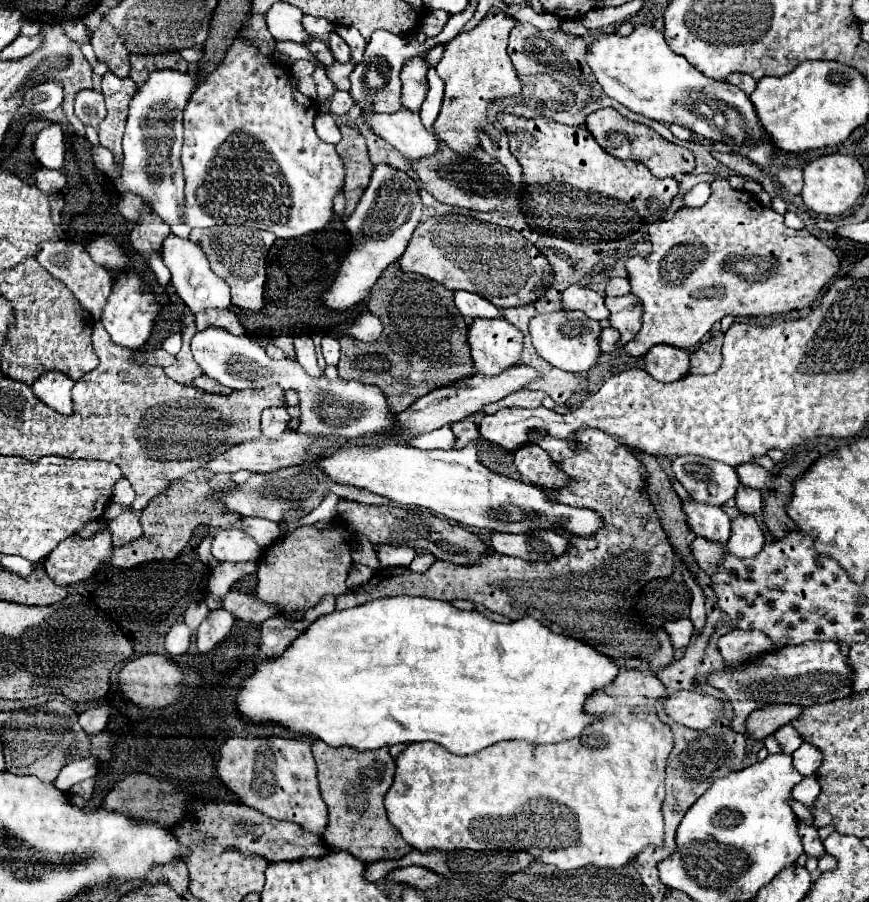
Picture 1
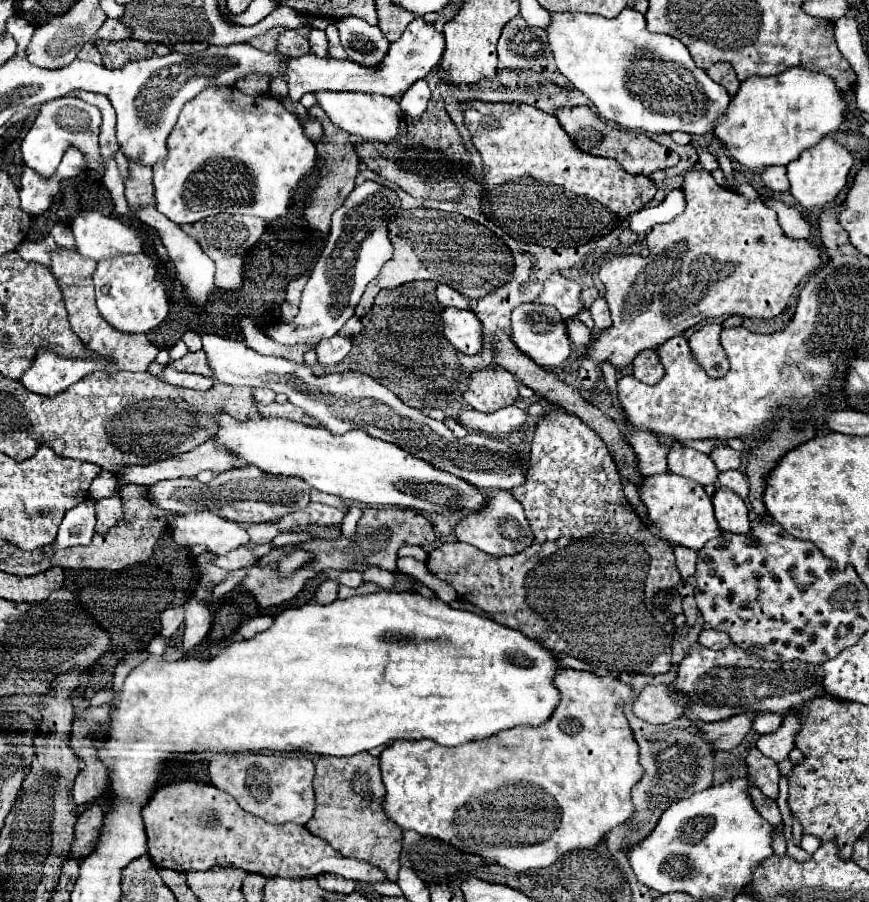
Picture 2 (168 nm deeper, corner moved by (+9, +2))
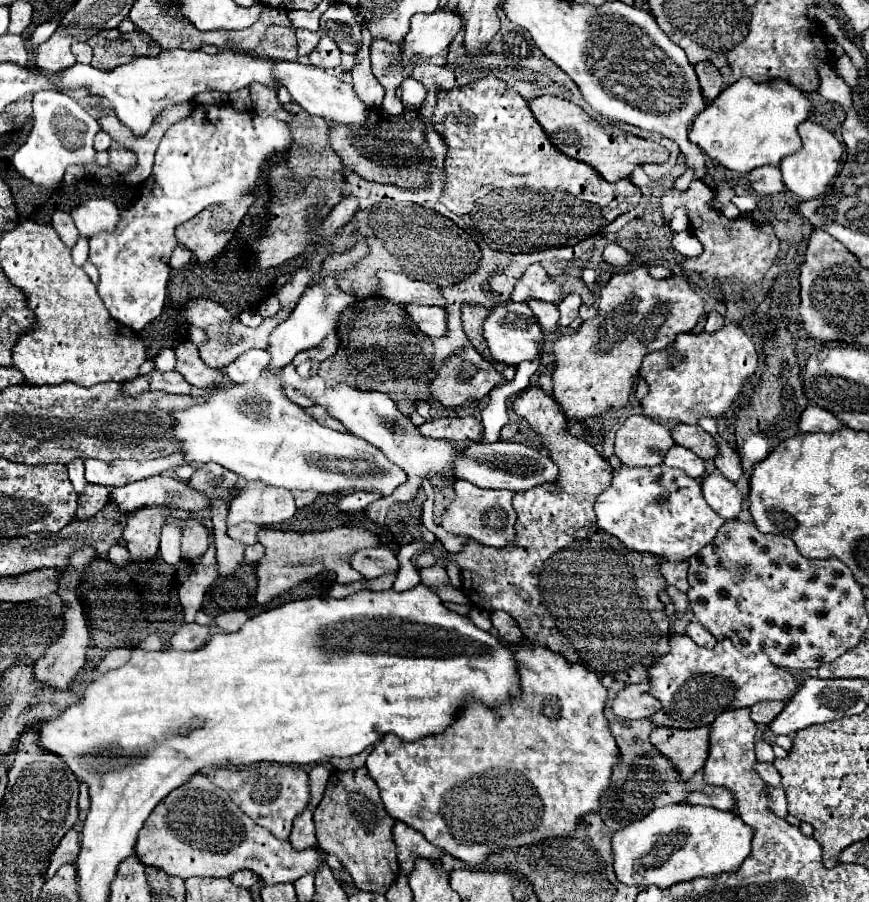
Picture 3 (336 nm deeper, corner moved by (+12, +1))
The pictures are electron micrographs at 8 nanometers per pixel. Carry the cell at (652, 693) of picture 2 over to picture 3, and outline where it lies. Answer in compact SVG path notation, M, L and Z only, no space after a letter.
M648 683L626 685L626 689L620 691L612 701L612 709L622 719L648 719L662 709L662 703L648 691L650 691Z

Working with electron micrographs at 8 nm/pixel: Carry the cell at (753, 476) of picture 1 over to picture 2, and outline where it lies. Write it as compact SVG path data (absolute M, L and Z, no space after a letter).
M717 446L717 448L713 448L713 452L709 456L715 462L719 472L733 470L733 468L741 466L741 454L729 446Z

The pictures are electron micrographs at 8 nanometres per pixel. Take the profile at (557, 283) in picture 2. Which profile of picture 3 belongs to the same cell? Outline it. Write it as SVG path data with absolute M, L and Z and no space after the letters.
M534 263L526 269L518 285L514 287L512 301L530 301L540 299L548 303L560 303L564 299L562 285L556 283L540 263Z

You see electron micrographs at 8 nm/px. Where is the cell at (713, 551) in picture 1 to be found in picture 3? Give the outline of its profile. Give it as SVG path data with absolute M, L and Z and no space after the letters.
M664 561L662 575L670 585L678 585L688 577L688 563L686 561Z

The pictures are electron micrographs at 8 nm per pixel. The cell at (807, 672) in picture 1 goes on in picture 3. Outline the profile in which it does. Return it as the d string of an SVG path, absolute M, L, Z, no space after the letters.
M674 635L670 639L670 653L662 655L660 659L654 661L650 667L650 693L662 703L662 711L652 715L650 719L656 725L666 725L666 727L678 727L678 729L692 729L692 727L702 727L702 725L712 725L714 719L730 709L746 709L752 707L760 701L792 701L792 697L798 691L798 681L782 667L776 667L766 659L766 655L750 655L744 657L740 651L734 649L732 641L718 641L714 649L704 649L696 645L688 635Z

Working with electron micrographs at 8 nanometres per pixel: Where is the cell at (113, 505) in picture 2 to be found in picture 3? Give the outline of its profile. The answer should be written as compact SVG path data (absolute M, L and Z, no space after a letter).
M86 485L84 493L78 497L76 517L78 517L80 521L92 519L96 513L100 513L100 511L104 509L104 505L108 503L108 495L110 495L110 489L108 489L108 487Z

